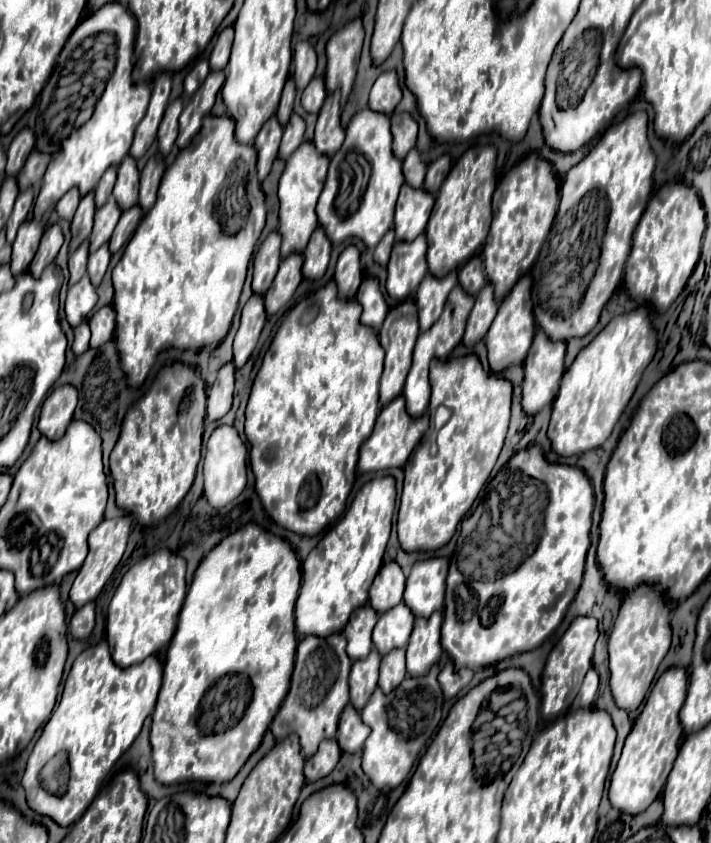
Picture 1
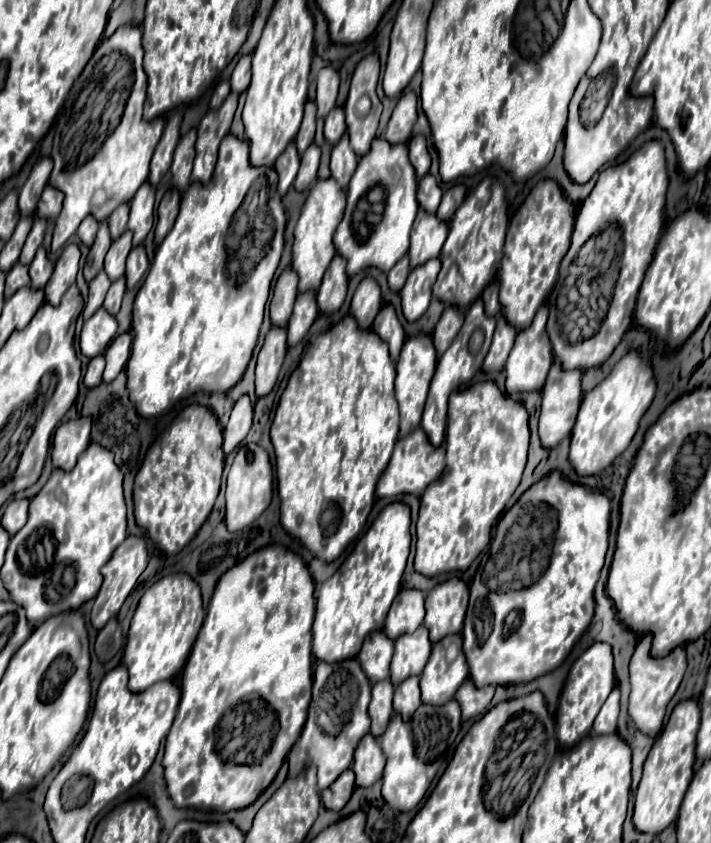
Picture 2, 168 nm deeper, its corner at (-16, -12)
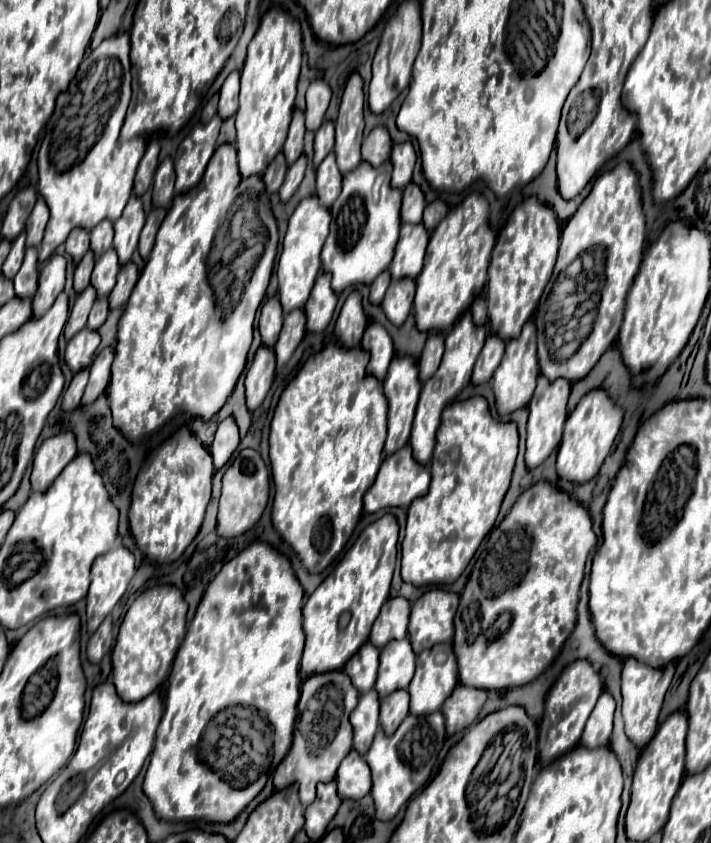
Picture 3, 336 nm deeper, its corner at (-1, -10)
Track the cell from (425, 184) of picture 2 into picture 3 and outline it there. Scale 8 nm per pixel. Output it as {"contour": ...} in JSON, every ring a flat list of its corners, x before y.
{"contour":[[409,183,403,189,403,207,401,221,403,223,421,223,421,215,425,209,425,195,417,183]]}

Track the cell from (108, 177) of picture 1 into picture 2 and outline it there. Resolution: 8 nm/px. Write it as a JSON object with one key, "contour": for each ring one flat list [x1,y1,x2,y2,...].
{"contour":[[124,203,120,205,110,217,108,217,108,227,110,227,110,235,112,235,112,241,116,241,124,231,126,231,126,223,128,223,128,211,130,207]]}

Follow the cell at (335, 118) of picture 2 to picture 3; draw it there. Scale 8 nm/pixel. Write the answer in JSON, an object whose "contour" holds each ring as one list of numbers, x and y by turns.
{"contour":[[325,121,325,125,321,125,321,129,317,129,315,133,315,157,313,157,315,167,325,159,327,153,333,151,333,143,335,143,333,121]]}

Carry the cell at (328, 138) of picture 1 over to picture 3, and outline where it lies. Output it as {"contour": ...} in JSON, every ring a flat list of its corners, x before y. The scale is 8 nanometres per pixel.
{"contour":[[329,153,317,167,317,197,325,207,331,207,341,193,341,179,343,175,335,163,335,153]]}

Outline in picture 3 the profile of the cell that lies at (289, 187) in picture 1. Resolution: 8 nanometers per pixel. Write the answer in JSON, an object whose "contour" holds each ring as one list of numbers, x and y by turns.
{"contour":[[317,195,301,199,293,215,289,217,289,227,283,239,283,249,279,255,279,265,277,265,277,279,279,279,279,299,283,305,283,313,289,313,291,309,303,309,311,287,319,275,321,269,321,247,323,241,329,233,329,223,331,223,331,213,325,209,319,201]]}

